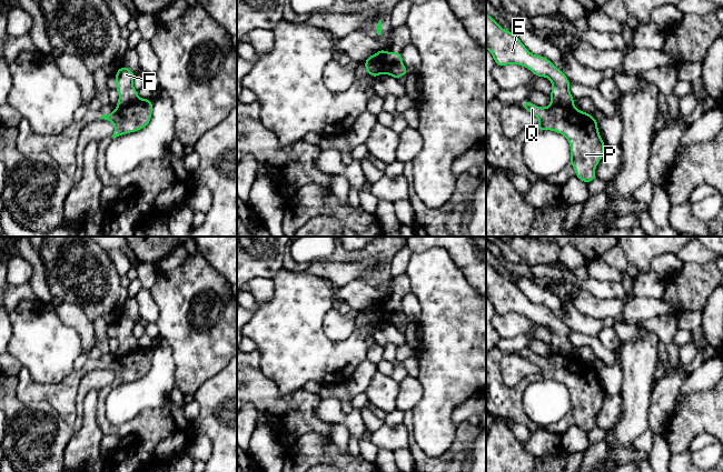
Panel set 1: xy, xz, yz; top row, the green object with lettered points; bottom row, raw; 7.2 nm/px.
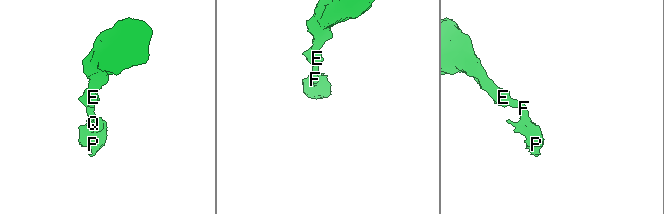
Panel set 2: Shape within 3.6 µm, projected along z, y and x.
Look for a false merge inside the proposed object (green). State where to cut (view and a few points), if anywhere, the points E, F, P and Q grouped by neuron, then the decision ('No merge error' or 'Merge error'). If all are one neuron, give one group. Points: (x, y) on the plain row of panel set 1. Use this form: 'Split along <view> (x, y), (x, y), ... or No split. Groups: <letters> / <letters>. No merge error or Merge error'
Split along yz (552, 351), (572, 355). Groups: E F / P Q. Merge error

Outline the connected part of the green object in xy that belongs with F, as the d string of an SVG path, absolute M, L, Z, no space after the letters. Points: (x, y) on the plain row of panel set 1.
M125 314L116 321L115 334L119 342L119 349L116 354L118 356L127 355L138 348L138 341L132 333L135 324L136 323Z

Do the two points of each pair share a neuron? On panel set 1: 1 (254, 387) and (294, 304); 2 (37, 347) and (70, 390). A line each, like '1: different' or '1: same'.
1: different
2: different

